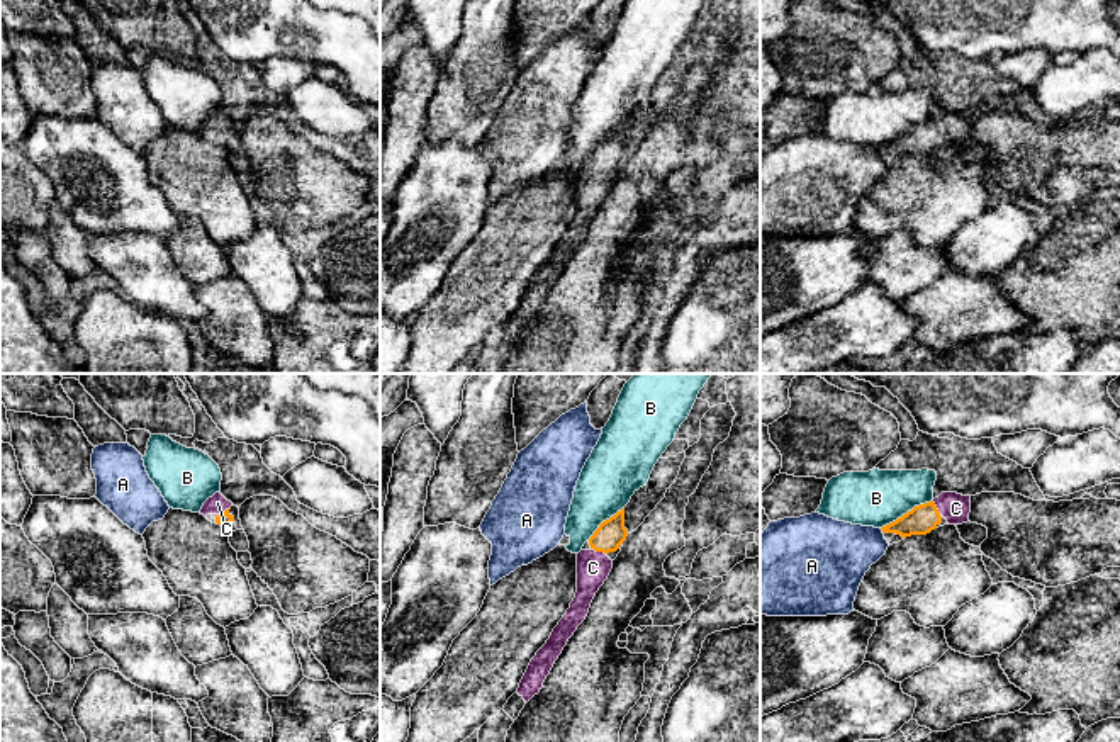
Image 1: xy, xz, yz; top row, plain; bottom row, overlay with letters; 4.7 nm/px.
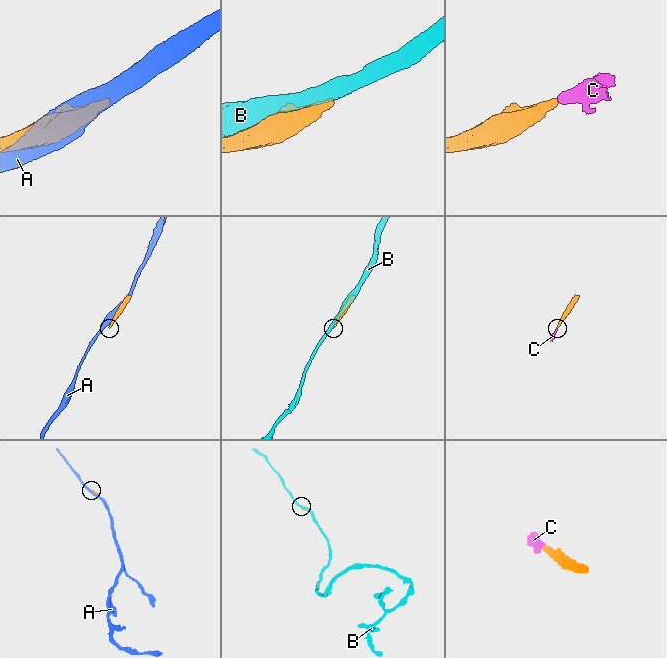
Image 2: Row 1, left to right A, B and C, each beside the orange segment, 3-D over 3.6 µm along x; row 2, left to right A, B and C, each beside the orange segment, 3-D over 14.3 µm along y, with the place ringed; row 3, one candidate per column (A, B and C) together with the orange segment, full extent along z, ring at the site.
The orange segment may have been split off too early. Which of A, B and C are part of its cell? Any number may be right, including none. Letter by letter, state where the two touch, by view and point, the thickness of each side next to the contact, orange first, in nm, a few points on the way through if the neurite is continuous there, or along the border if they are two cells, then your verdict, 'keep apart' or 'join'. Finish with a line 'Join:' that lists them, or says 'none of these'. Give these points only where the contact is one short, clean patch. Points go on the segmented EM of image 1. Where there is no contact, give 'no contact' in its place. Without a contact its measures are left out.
A: contact yz (883, 532); calibres 140 and 320 nm; keep apart
B: contact yz (908, 511); calibres 140 and 260 nm; keep apart
C: contact xy (224, 511); calibres 60 and 90 nm; way xy (223, 518), (224, 511), (218, 503); join
Join: C

